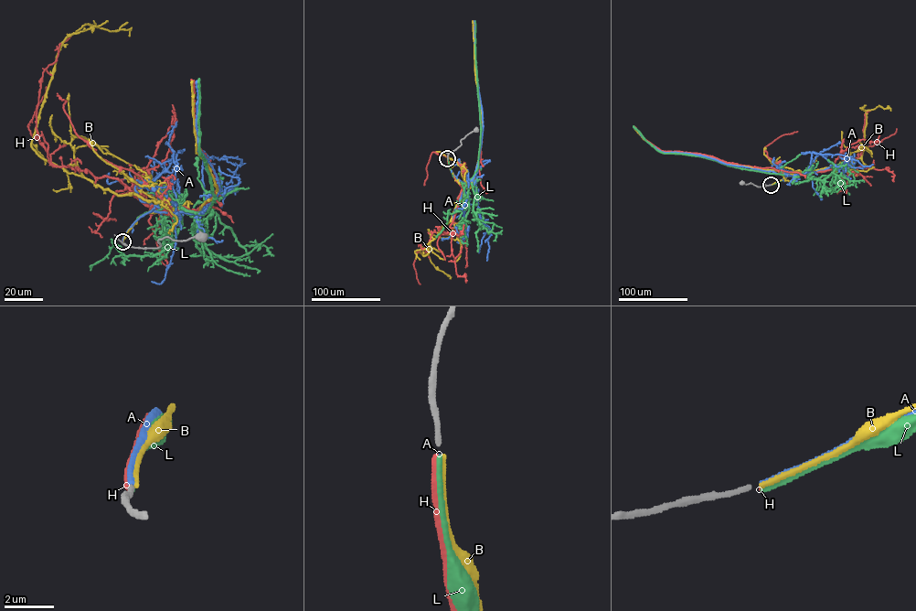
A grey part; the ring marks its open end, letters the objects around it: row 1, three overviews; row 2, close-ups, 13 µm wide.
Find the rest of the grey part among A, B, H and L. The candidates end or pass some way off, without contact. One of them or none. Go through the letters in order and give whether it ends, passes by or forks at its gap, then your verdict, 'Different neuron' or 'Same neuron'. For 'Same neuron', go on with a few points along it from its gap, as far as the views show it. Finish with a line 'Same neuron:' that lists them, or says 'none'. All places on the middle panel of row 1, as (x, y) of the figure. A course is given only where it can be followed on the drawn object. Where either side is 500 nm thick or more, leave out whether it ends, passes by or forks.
A: It ends there. Same neuron. Its course: (447, 159), (451, 170), (457, 178), (466, 184), (473, 178), (483, 126), (473, 21)
B: It ends there. Different neuron
H: It ends there. Different neuron
L: It ends there. Different neuron
Same neuron: A

